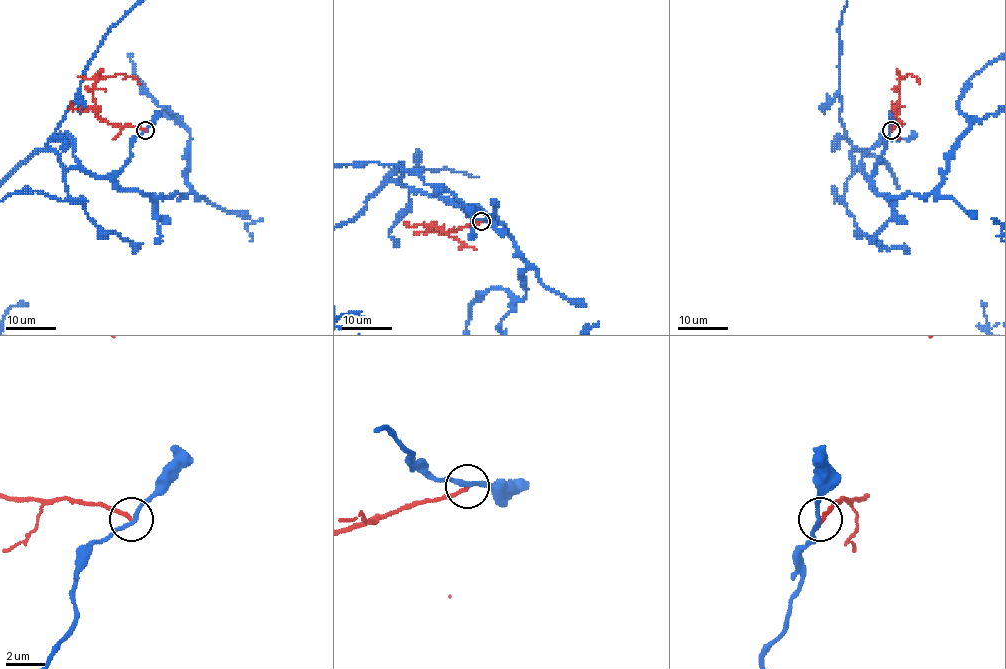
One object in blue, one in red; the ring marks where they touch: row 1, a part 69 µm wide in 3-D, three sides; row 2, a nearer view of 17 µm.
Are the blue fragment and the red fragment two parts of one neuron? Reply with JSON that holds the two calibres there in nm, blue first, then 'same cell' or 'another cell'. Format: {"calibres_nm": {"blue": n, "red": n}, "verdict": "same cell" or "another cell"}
{"calibres_nm": {"blue": 200, "red": 190}, "verdict": "another cell"}

